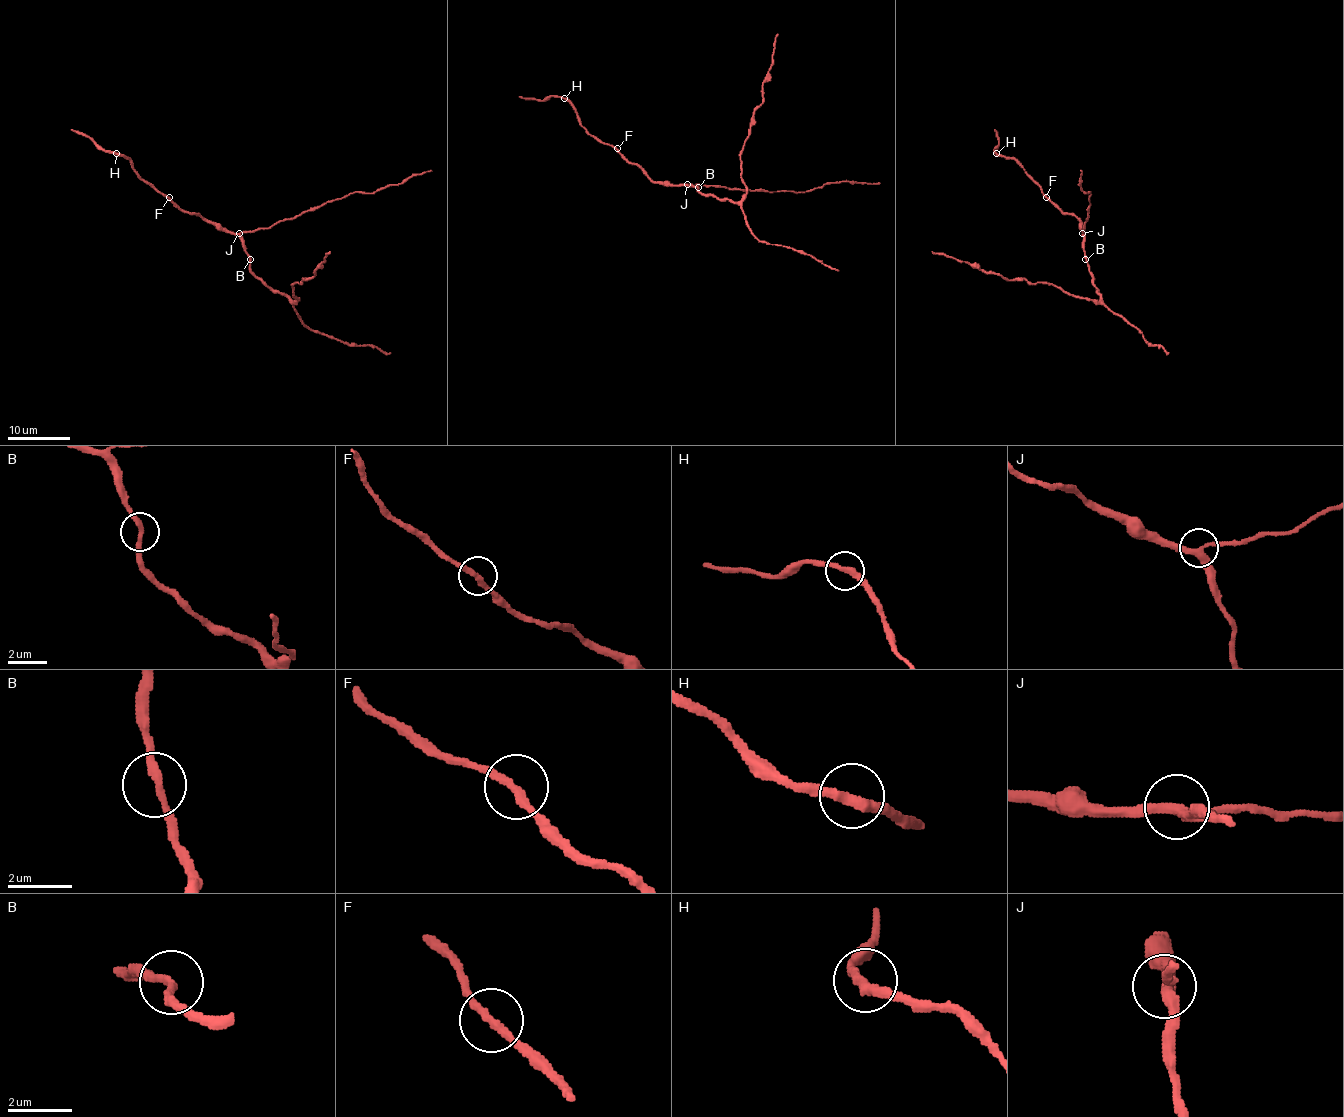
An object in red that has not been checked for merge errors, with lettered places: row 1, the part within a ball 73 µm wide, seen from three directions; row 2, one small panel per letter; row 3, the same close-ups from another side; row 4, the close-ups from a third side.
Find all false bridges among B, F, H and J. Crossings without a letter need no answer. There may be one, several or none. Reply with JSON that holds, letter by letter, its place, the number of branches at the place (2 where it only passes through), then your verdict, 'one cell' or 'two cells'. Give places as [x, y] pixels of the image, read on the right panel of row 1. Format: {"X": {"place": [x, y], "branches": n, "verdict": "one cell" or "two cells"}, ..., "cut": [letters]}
{"B": {"place": [1085, 259], "branches": 2, "verdict": "one cell"}, "F": {"place": [1046, 197], "branches": 2, "verdict": "one cell"}, "H": {"place": [996, 153], "branches": 2, "verdict": "one cell"}, "J": {"place": [1082, 233], "branches": 3, "verdict": "one cell"}, "cut": []}

